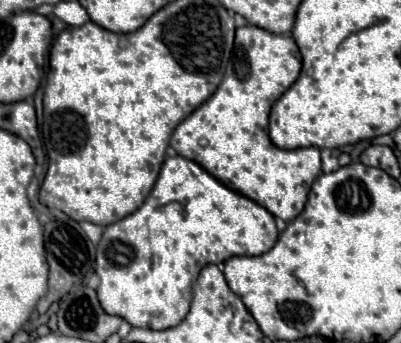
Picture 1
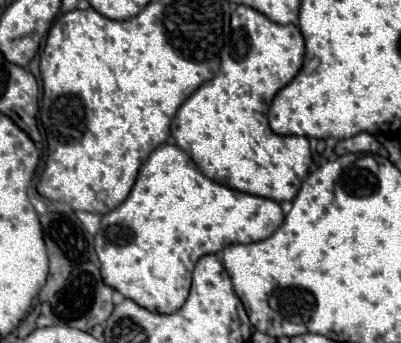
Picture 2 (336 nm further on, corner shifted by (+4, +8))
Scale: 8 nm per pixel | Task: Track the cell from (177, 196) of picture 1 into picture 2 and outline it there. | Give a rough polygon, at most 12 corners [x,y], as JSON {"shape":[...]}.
{"shape":[[174,144],[102,216],[102,280],[176,312],[194,264],[272,236],[280,204]]}

